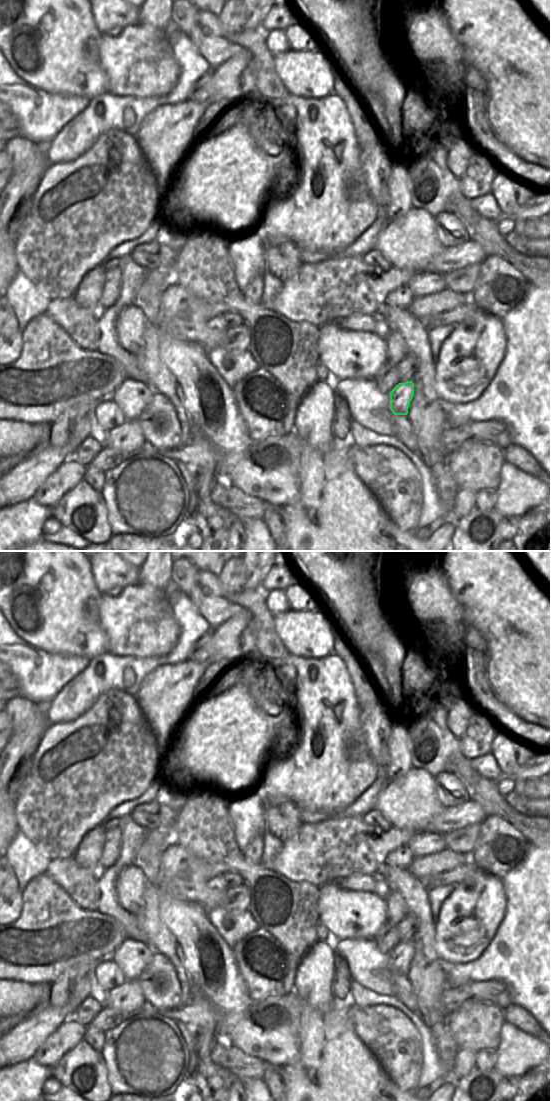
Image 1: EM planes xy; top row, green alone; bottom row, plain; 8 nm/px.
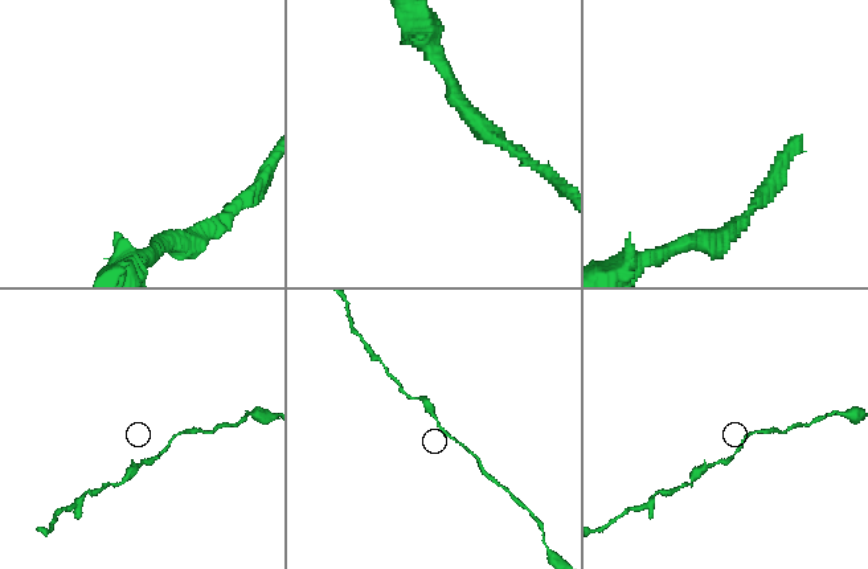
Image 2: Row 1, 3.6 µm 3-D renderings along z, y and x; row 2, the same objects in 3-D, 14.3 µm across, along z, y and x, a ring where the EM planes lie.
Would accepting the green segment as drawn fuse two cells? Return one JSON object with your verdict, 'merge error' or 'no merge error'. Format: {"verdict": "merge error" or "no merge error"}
{"verdict": "no merge error"}

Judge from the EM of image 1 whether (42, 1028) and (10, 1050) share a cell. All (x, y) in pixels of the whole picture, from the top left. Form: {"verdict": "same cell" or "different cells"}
{"verdict": "same cell"}

